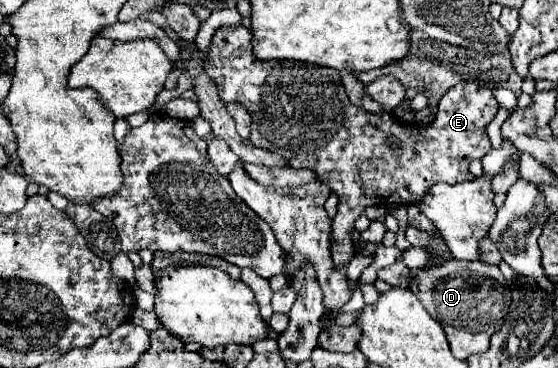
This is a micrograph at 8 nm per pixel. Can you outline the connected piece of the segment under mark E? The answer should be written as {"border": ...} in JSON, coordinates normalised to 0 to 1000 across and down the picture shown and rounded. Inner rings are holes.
{"border":[[[435,68],[392,73],[378,106],[378,149],[367,171],[371,204],[385,220],[400,274],[432,280],[446,302],[453,323],[446,383],[453,394],[482,405],[489,416],[504,416],[522,454],[561,459],[575,481],[575,497],[590,503],[590,514],[608,530],[608,573],[597,590],[593,617],[597,726],[618,726],[636,698],[629,628],[633,606],[654,563],[676,557],[701,568],[711,557],[740,557],[762,530],[762,514],[769,514],[769,503],[780,503],[787,492],[808,503],[841,492],[841,481],[848,481],[841,470],[841,443],[848,432],[866,432],[880,410],[873,340],[891,307],[891,269],[880,253],[884,226],[858,236],[858,220],[833,220],[808,236],[787,274],[783,323],[765,345],[744,351],[744,334],[711,329],[701,307],[661,307],[647,291],[636,291],[622,269],[608,198],[600,188],[582,188],[539,166],[468,166],[450,149],[450,111],[453,95]],[[701,372],[719,389],[719,421],[708,421],[708,410],[694,394],[694,378]]]}

